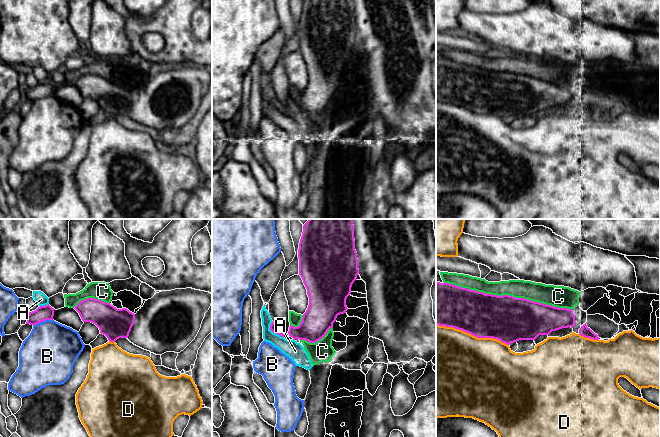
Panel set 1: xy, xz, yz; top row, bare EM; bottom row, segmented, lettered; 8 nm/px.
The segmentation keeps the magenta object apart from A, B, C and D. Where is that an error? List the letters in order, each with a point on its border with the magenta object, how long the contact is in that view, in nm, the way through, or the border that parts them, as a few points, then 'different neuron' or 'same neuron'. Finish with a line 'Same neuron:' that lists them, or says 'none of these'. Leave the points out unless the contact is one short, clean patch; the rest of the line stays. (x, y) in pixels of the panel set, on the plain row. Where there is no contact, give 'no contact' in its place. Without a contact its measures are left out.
A: contact xz (273, 108); length 170 nm; different neuron
B: contact xy (42, 97); length 170 nm; different neuron
C: contact yz (508, 71); length 1050 nm; different neuron
D: contact yz (472, 110); length 600 nm; different neuron
Same neuron: none of these

